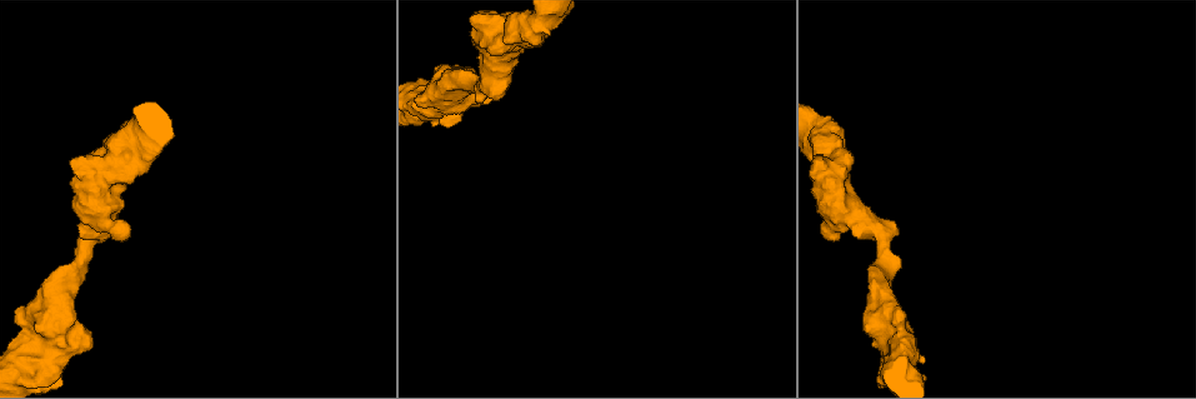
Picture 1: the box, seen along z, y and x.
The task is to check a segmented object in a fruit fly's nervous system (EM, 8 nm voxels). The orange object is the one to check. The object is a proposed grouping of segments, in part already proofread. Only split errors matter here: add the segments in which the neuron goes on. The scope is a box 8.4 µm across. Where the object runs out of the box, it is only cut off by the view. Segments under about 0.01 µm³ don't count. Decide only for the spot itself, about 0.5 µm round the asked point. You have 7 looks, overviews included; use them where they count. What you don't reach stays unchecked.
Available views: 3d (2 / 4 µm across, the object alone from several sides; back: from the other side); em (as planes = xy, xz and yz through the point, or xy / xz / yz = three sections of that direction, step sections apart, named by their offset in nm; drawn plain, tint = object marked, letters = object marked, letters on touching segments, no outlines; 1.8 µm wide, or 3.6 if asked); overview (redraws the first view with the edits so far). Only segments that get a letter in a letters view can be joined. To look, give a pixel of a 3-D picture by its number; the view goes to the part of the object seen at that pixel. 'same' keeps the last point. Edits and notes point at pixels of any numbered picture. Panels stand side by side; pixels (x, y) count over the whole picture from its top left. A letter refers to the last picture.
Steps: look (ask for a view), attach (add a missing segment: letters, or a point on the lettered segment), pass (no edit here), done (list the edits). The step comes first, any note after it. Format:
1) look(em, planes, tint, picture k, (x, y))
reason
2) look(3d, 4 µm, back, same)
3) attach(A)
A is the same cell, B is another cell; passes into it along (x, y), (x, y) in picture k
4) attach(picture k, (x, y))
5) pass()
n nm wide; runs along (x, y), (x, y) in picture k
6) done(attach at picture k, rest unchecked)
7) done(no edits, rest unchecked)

look(3d, 4 µm, picture 1, (891, 224))
an open end

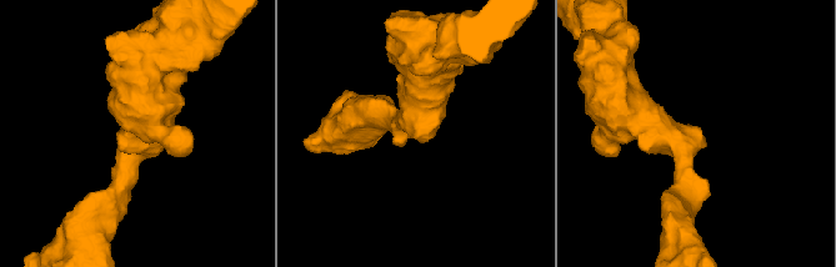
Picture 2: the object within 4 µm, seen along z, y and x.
look(em, xz, step 4, tint, picture 2, (428, 131))
need the tissue

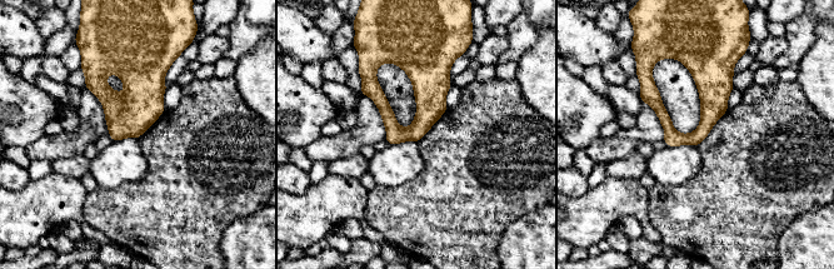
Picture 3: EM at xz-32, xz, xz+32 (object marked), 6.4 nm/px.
look(em, planes, letters, same)
another direction

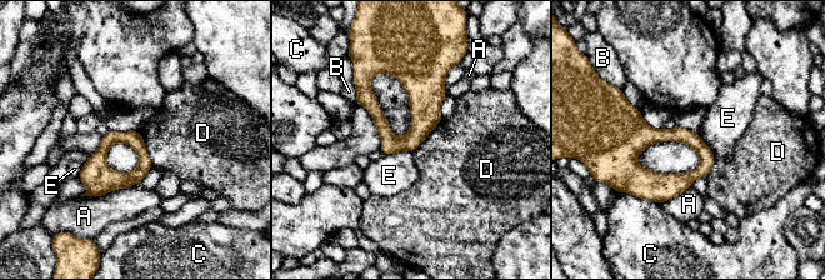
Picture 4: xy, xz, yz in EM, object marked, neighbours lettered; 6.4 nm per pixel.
pass()
A, B, C, D and E are other cells; border along (139, 131), (153, 166) in picture 4; none of them fits

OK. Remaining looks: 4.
look(3d, 4 µm, picture 1, (146, 172))
an open end

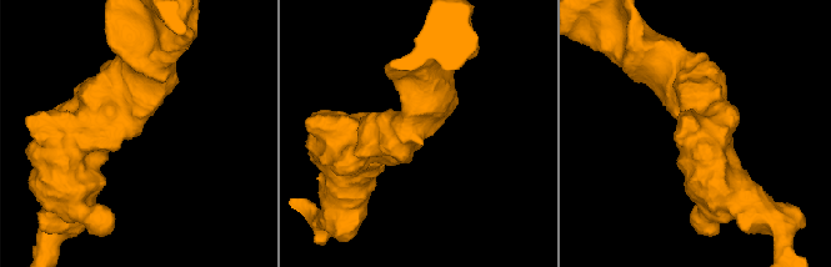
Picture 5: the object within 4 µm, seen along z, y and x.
look(em, 3.6 µm, xy, step 16, letters, picture 5, (136, 133))
now the EM

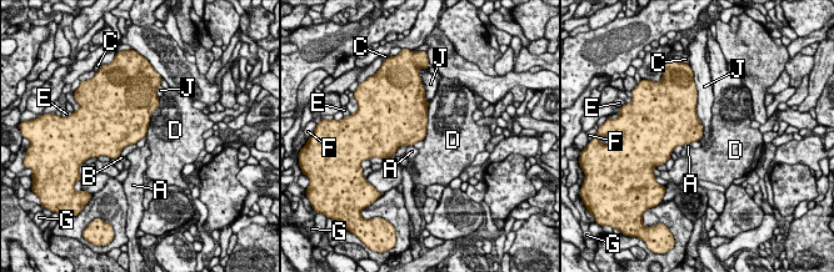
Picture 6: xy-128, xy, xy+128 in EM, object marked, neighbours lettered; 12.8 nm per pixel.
look(em, 3.6 µm, planes, letters, same)
cut it another way

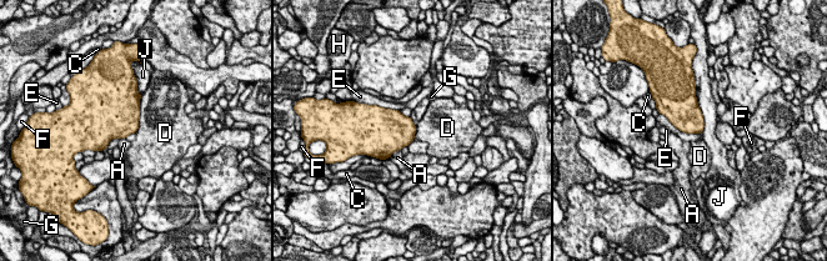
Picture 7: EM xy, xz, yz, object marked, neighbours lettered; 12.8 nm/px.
pass()
A, C, D, E, F, G, H and J are other cells; none of them fits

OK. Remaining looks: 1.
done(no edits, rest unchecked)

